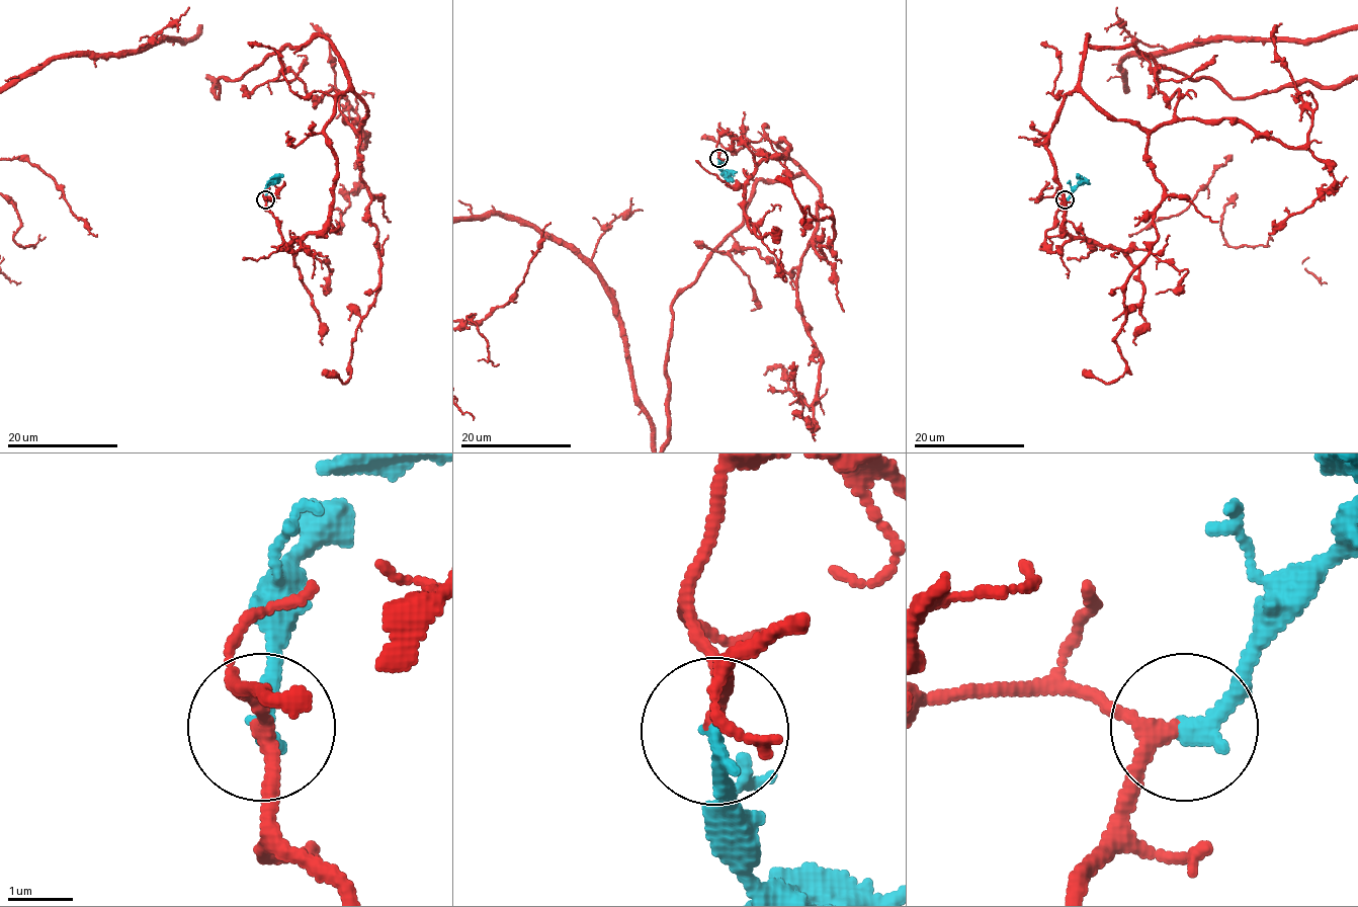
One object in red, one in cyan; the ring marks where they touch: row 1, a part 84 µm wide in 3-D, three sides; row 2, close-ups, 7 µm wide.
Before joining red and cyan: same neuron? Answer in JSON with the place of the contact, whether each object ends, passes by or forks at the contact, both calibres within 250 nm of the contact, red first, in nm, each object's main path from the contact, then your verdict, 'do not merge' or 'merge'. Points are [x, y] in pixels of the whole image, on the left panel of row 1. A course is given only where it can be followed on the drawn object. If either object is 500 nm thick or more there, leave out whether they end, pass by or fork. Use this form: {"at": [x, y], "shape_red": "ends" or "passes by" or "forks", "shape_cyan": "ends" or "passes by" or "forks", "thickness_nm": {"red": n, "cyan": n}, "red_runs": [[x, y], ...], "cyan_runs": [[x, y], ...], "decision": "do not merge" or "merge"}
{"at": [265, 199], "shape_red": "passes by", "shape_cyan": "ends", "thickness_nm": {"red": 180, "cyan": 280}, "cyan_runs": [[265, 199], [266, 187], [282, 174]], "decision": "merge"}

